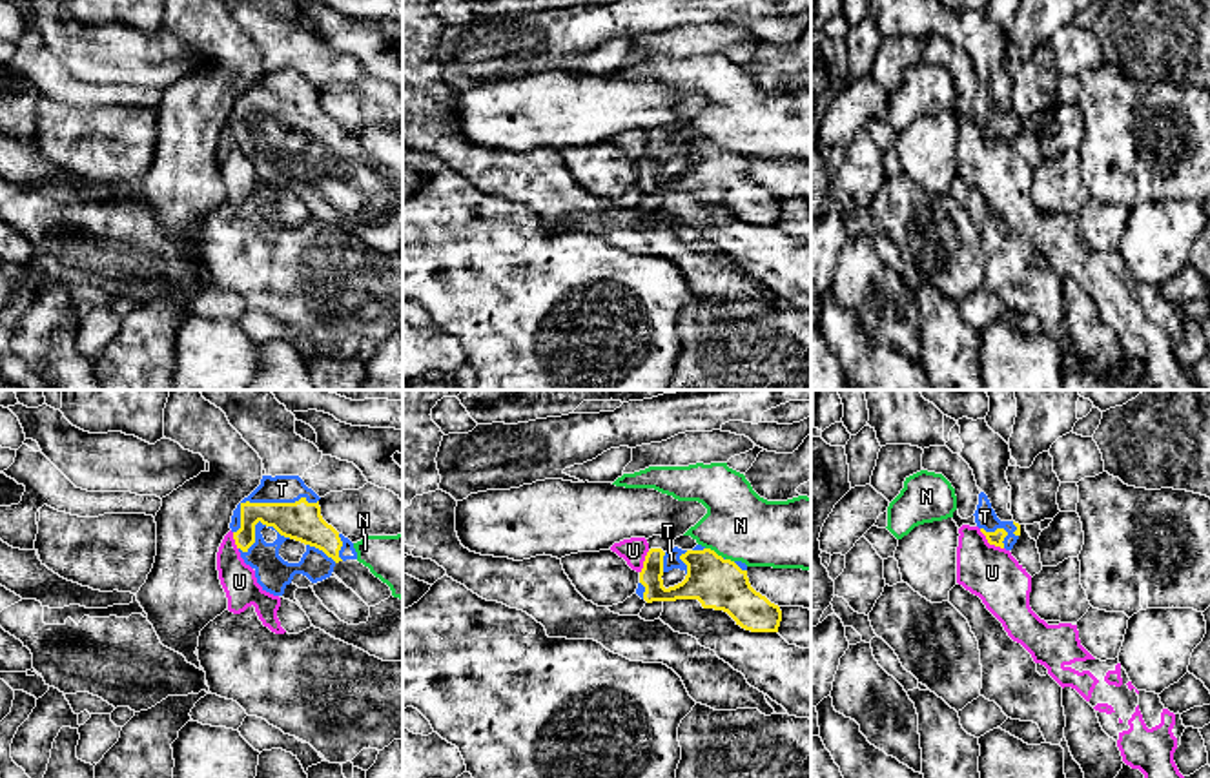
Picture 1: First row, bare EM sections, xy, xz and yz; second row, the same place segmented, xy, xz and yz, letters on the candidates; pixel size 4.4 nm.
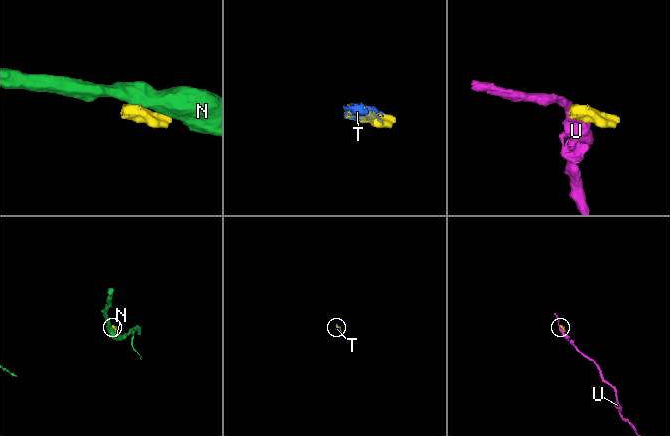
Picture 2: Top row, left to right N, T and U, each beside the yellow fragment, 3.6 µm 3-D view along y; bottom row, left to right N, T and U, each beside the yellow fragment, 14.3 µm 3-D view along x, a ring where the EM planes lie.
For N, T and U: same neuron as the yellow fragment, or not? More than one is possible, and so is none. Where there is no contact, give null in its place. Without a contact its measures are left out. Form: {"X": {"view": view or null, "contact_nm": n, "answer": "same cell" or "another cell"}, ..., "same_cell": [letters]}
{"N": {"view": "xz", "contact_nm": 90, "answer": "another cell"}, "T": {"view": "xy", "contact_nm": 400, "answer": "same cell"}, "U": {"view": "yz", "contact_nm": 140, "answer": "another cell"}, "same_cell": ["T"]}

